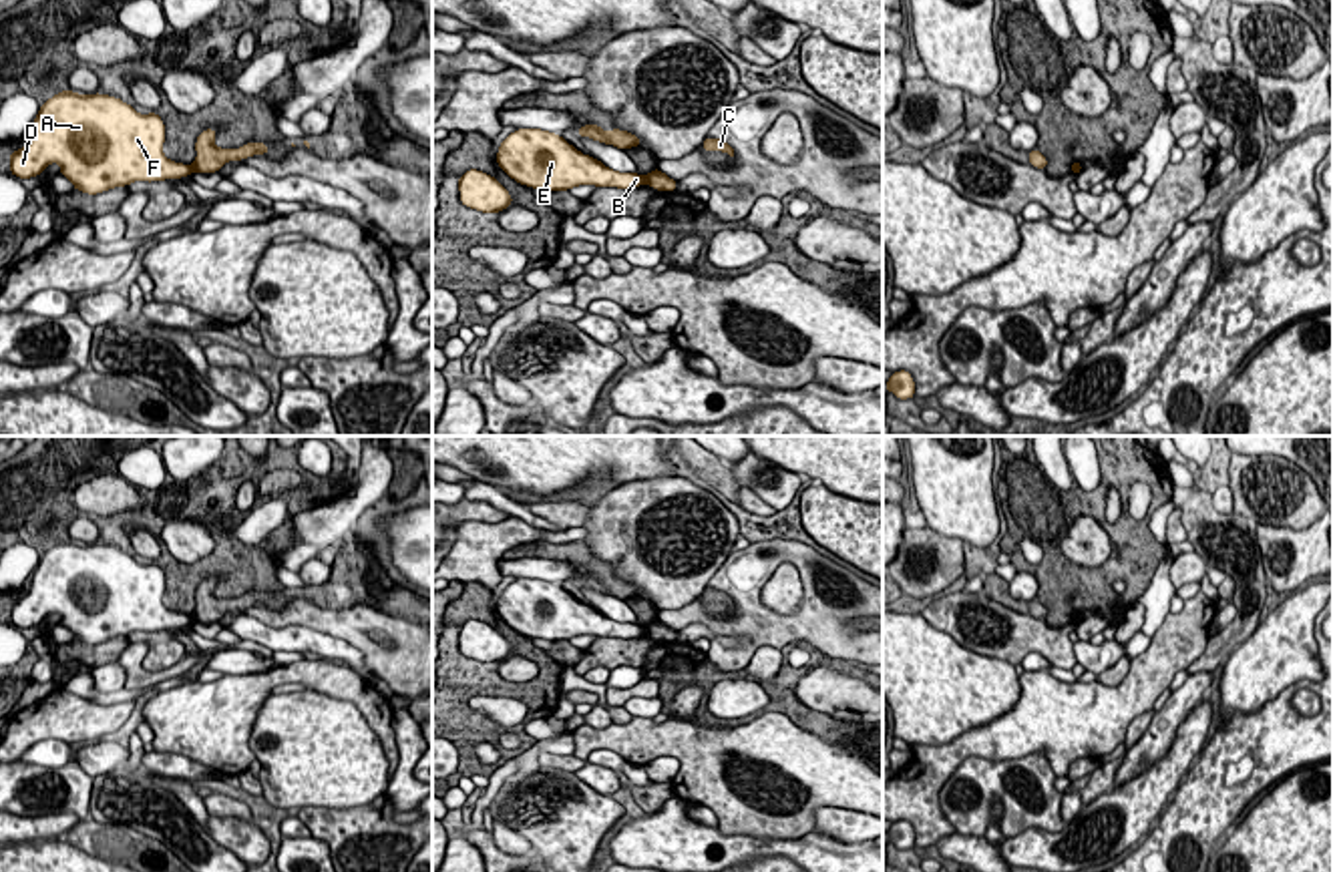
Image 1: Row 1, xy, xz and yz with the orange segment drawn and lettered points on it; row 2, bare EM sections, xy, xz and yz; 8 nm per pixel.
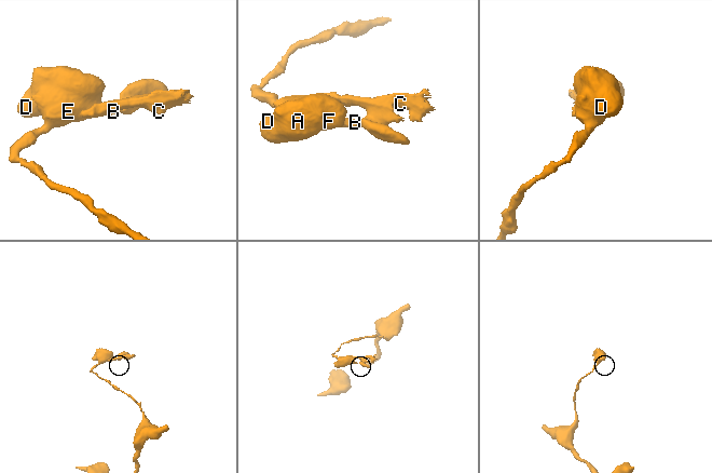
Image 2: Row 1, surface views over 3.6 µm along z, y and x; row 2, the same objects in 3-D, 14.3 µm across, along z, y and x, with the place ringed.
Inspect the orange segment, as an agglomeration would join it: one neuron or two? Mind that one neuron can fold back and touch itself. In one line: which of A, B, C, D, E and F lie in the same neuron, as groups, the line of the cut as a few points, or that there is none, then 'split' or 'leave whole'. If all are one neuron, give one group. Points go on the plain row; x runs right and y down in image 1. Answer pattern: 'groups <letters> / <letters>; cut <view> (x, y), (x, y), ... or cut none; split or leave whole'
groups A B D E F / C; cut xz (644, 625), (646, 631); split

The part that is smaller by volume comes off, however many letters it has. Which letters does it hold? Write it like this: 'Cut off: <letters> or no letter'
Cut off: C

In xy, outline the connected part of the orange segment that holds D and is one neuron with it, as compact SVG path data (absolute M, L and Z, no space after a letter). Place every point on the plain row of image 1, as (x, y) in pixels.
M60 540L42 553L32 571L32 585L18 601L10 601L10 623L18 629L38 627L50 613L60 615L74 641L99 645L133 631L165 631L193 625L193 615L169 611L163 605L165 573L157 563L141 565L131 555L109 544L78 544Z

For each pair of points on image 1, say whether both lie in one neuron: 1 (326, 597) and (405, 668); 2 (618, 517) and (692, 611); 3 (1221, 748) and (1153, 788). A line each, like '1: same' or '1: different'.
1: different
2: different
3: different

